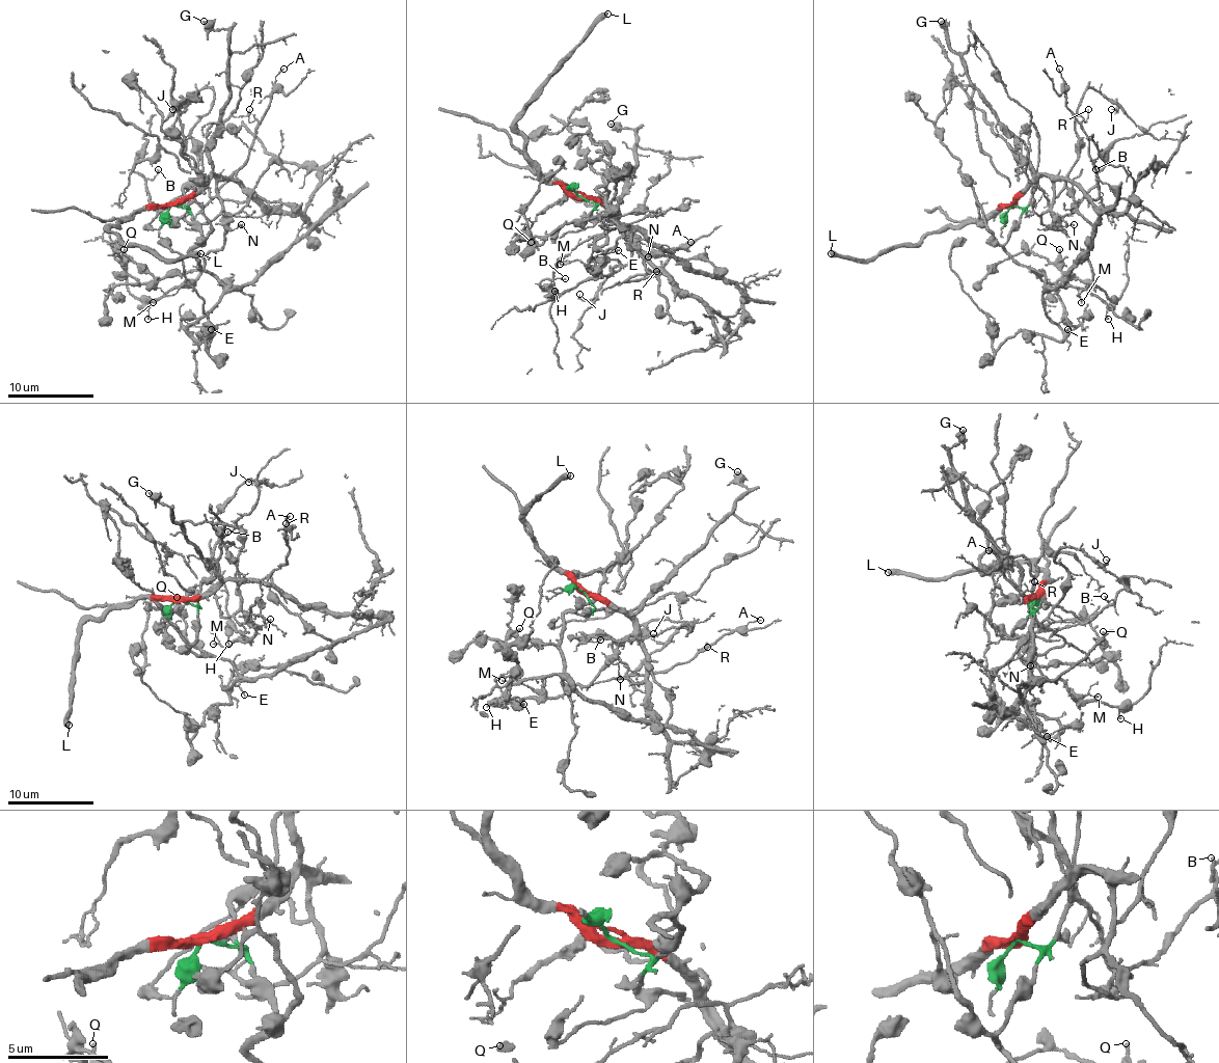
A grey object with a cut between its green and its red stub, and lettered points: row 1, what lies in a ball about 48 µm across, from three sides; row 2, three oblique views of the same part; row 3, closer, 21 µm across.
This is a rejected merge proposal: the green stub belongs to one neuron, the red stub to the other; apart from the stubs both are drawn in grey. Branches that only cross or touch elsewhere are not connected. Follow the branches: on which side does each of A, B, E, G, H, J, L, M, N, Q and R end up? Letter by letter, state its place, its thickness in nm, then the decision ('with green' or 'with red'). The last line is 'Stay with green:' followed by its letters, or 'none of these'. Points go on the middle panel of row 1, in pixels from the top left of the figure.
A: place (691, 242); calibre 100 nm; with red
B: place (565, 278); calibre 100 nm; with red
E: place (618, 250); calibre 120 nm; with green
G: place (611, 124); calibre 500 nm; with red
H: place (554, 291); calibre 120 nm; with red
J: place (579, 294); calibre 130 nm; with red
L: place (607, 14); calibre 480 nm; with red
M: place (560, 264); calibre 120 nm; with red
N: place (648, 256); calibre 120 nm; with red
Q: place (531, 242); calibre 220 nm; with green
R: place (656, 271); calibre 90 nm; with red
Stay with green: E, Q

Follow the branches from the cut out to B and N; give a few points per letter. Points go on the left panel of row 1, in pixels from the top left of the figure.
B: (170, 203), (188, 199), (211, 175), (222, 206), (194, 226), (164, 216), (146, 182), (158, 169)
N: (170, 203), (188, 199), (211, 175), (231, 229), (241, 224)

